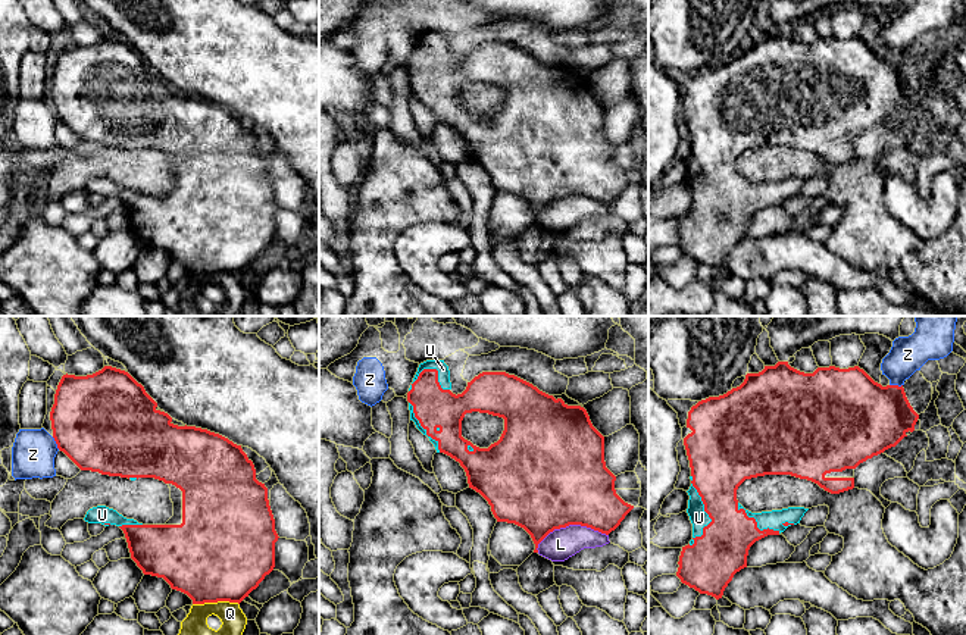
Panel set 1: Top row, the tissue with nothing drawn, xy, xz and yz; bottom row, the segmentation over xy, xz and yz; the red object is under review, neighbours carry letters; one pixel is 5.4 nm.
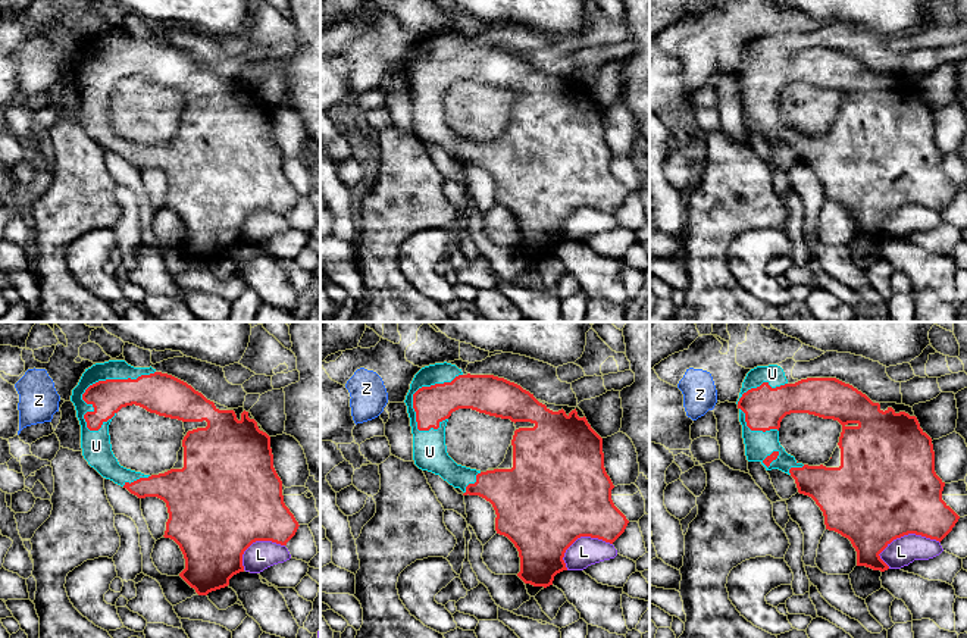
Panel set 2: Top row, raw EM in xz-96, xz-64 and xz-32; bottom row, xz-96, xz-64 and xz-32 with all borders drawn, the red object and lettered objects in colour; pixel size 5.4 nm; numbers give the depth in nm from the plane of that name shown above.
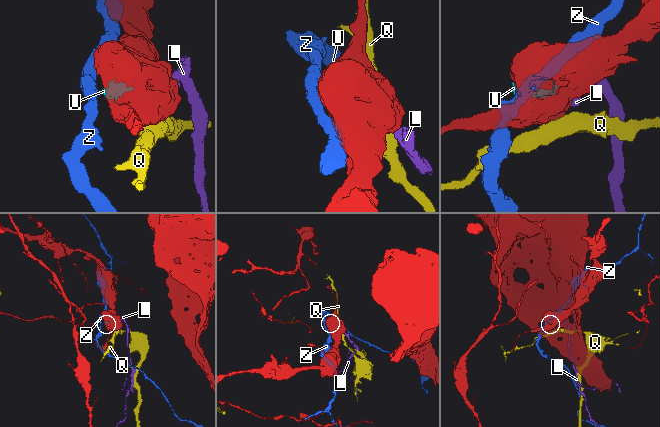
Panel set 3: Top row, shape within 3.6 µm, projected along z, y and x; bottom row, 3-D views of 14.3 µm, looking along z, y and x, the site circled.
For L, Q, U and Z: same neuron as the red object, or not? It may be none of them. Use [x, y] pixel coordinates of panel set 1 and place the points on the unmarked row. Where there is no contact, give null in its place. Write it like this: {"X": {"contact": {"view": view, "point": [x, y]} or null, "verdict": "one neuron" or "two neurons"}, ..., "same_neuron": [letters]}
{"L": {"contact": {"view": "xz", "point": [571, 194]}, "verdict": "two neurons"}, "Q": {"contact": {"view": "xy", "point": [215, 272]}, "verdict": "two neurons"}, "U": {"contact": {"view": "yz", "point": [705, 181]}, "verdict": "one neuron"}, "Z": {"contact": {"view": "xy", "point": [56, 113]}, "verdict": "two neurons"}, "same_neuron": ["U"]}

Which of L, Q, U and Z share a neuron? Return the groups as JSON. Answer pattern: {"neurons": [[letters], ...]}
{"neurons": [["L"], ["Q"], ["U"], ["Z"]]}

